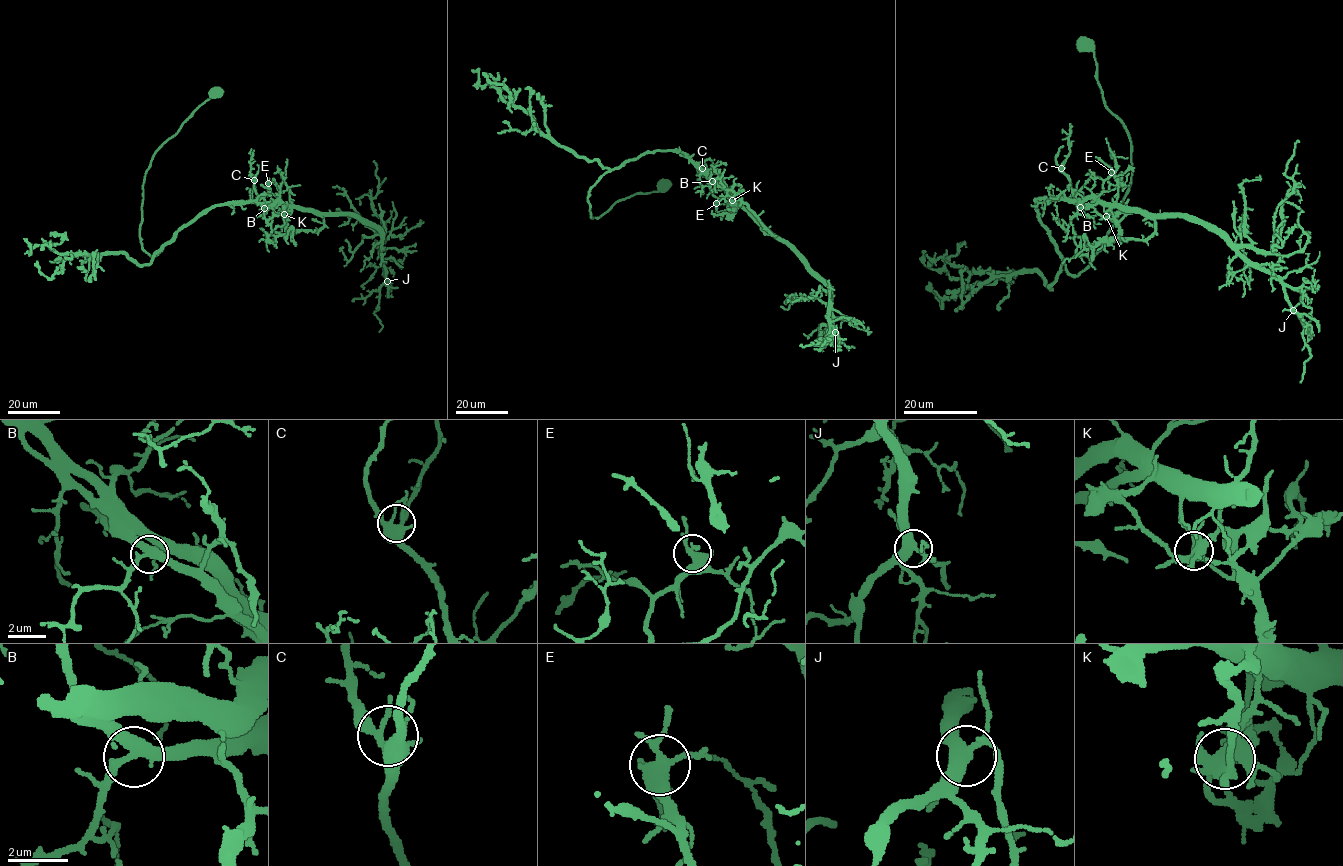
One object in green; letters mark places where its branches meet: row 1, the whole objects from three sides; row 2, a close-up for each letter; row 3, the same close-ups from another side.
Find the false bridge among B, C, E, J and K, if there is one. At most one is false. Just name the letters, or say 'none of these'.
K

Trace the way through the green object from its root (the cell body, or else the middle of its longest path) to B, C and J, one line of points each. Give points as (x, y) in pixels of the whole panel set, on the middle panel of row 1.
B: (664, 184), (591, 218), (590, 188), (605, 173), (646, 153), (678, 152), (712, 181)
C: (664, 184), (591, 218), (590, 188), (627, 161), (673, 151), (707, 178), (702, 168)
J: (664, 184), (591, 218), (588, 192), (605, 173), (646, 153), (678, 152), (718, 181), (827, 285), (835, 332)

